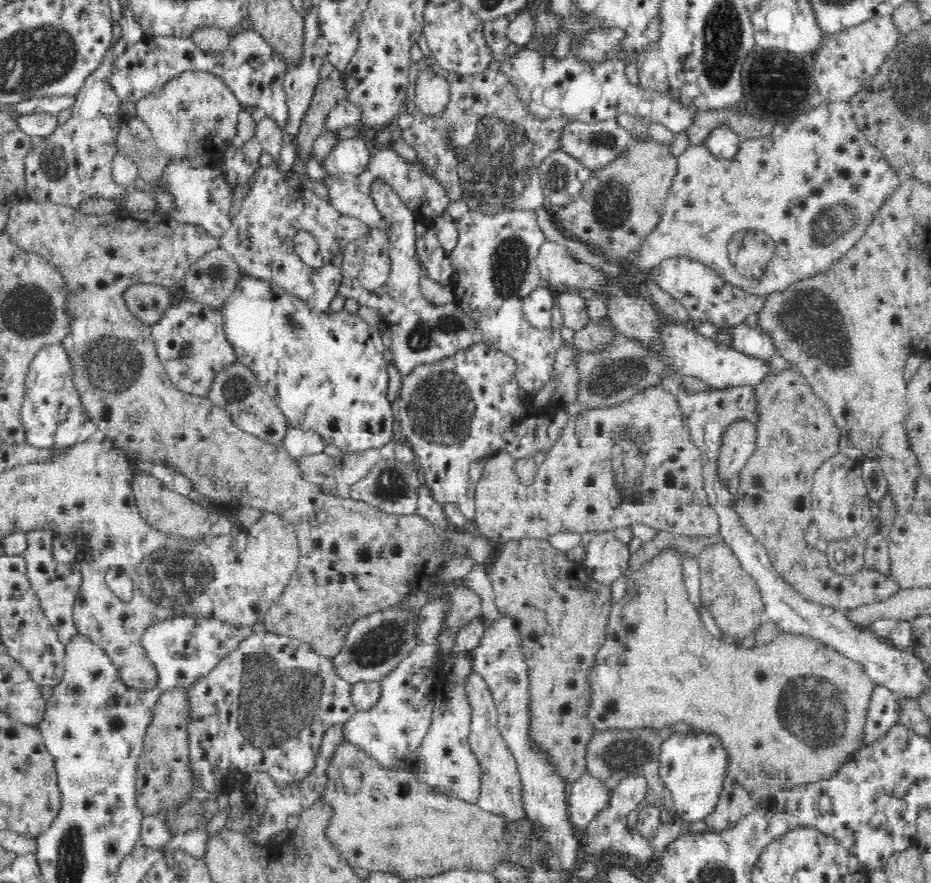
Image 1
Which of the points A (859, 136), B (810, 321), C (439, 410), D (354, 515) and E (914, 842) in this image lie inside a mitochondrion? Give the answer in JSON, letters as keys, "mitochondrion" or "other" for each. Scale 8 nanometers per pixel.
{"A":"other","B":"mitochondrion","C":"mitochondrion","D":"mitochondrion","E":"other"}

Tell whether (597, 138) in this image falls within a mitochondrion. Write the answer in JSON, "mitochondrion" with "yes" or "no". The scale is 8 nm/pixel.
{"mitochondrion":"yes"}

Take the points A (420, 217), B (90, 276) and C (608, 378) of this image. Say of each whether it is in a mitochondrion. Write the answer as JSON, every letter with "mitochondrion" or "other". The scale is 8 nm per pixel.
{"A":"other","B":"other","C":"mitochondrion"}

